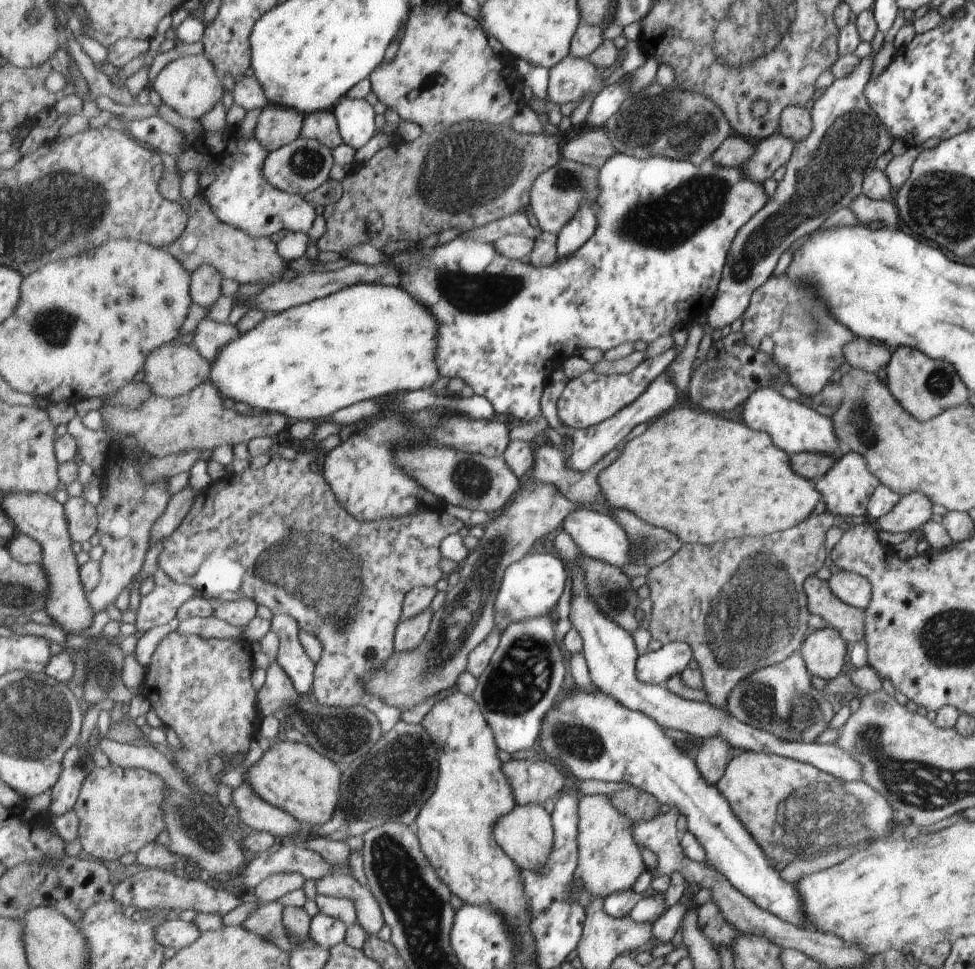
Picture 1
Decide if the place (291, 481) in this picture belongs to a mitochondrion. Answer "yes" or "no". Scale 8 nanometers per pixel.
no

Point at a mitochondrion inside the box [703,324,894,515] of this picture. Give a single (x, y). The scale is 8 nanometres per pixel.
(865, 435)

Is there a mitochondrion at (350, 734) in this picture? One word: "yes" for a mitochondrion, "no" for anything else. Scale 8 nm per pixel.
yes

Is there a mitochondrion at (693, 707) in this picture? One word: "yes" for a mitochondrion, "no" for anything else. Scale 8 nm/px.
no

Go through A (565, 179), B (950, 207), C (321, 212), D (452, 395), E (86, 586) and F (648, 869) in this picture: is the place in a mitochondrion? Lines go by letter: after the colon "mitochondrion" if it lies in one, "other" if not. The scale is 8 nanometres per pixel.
A: mitochondrion
B: mitochondrion
C: other
D: other
E: other
F: other

